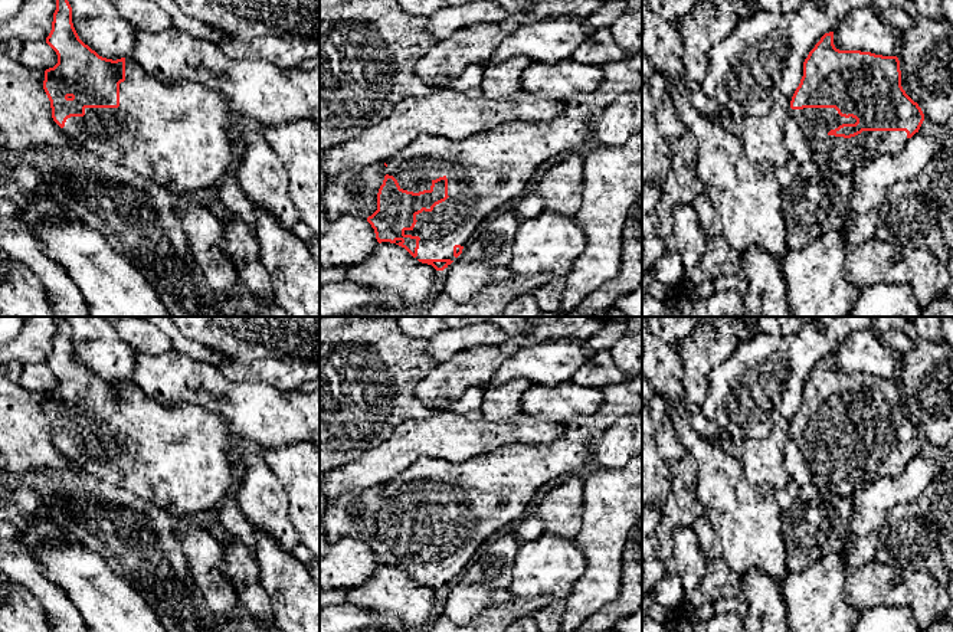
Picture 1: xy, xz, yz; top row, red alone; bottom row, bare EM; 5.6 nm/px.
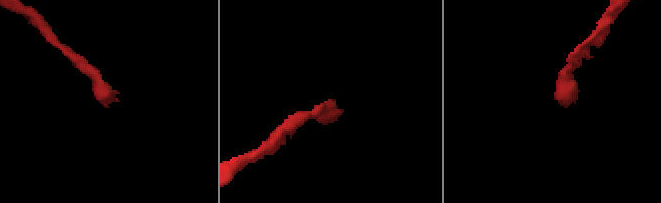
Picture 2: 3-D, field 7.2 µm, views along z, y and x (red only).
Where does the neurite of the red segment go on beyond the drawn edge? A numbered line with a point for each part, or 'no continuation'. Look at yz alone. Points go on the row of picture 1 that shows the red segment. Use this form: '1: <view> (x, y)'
1: yz (806, 130)

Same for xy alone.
1: xy (177, 136)

